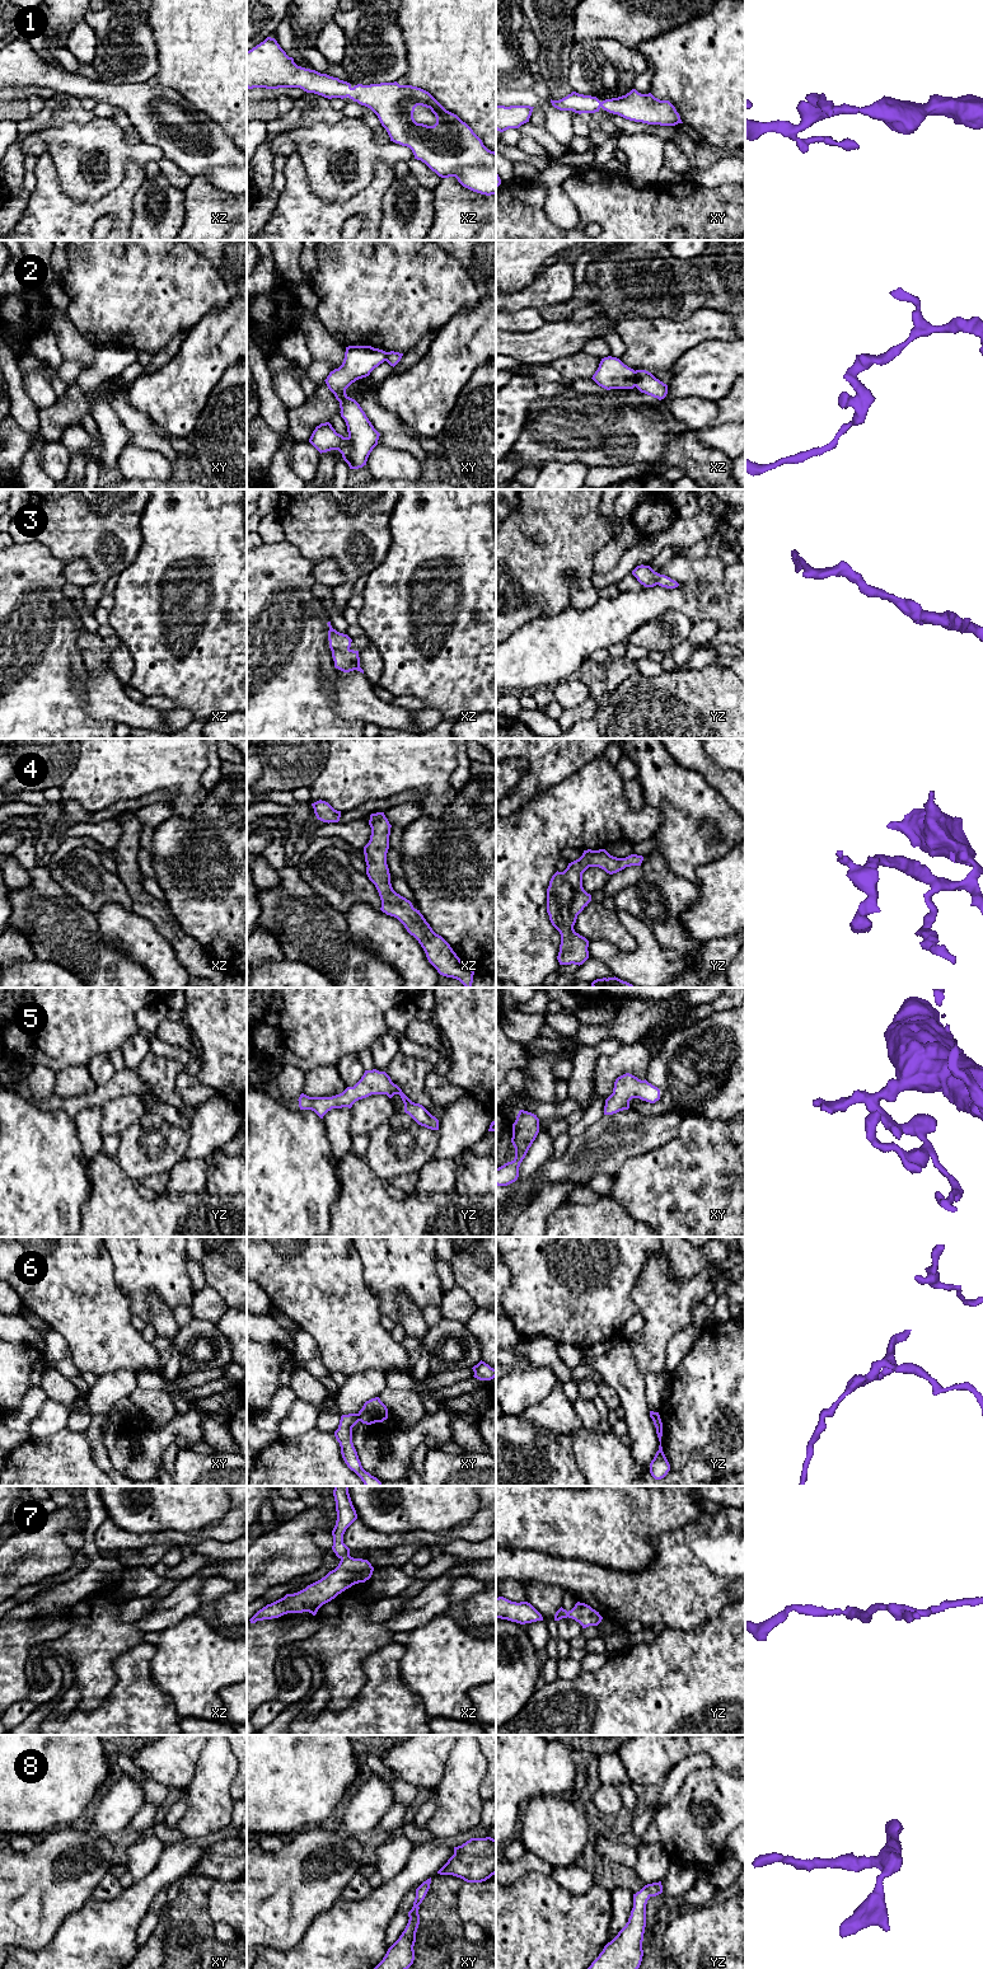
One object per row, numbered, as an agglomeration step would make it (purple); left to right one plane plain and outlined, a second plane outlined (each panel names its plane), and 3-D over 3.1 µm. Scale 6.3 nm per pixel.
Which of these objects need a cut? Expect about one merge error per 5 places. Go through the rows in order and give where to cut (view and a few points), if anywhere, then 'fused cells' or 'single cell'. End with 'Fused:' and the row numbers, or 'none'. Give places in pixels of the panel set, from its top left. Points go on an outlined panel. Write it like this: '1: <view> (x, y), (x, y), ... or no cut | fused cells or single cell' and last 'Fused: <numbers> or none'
1: no cut | single cell
2: xz (633, 371), (635, 385) | fused cells
3: no cut | single cell
4: no cut | single cell
5: no cut | single cell
6: xy (357, 1414), (360, 1420) | fused cells
7: no cut | single cell
8: no cut | single cell
Fused: 2, 6

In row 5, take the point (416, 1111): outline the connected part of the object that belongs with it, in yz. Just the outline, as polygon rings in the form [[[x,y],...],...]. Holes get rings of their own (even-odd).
[[[376,1069],[365,1070],[361,1079],[354,1086],[347,1087],[342,1093],[332,1097],[309,1097],[304,1093],[299,1097],[300,1110],[312,1110],[320,1119],[332,1108],[351,1108],[352,1105],[371,1094],[387,1094],[392,1098],[399,1094],[404,1103],[404,1112],[408,1114],[418,1125],[431,1130],[439,1130],[439,1120],[432,1116],[422,1105],[412,1102],[402,1089],[394,1084],[385,1072]]]

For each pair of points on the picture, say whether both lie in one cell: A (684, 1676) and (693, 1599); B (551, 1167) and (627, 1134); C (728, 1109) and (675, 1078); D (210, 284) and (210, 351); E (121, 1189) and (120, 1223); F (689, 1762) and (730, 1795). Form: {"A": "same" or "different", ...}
{"A": "different", "B": "same", "C": "same", "D": "different", "E": "same", "F": "different"}

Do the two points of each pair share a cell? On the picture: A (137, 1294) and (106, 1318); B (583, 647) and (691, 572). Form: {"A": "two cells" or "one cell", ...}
{"A": "two cells", "B": "two cells"}

